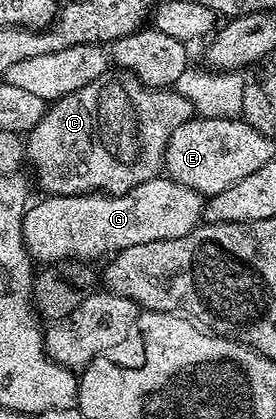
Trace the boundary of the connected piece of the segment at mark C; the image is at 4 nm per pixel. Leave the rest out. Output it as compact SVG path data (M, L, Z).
M110 68L107 69L105 74L96 76L96 80L92 80L92 84L84 84L84 88L80 88L68 96L49 103L46 115L42 117L40 124L36 124L36 128L29 131L28 137L25 139L26 157L29 165L34 165L34 170L38 173L38 182L46 189L45 193L47 195L92 194L95 192L101 192L103 194L126 194L129 190L135 190L140 184L159 177L160 171L163 169L166 161L166 145L168 144L168 140L176 132L176 128L180 128L180 124L184 124L189 118L195 117L195 114L194 105L183 94L179 94L177 89L167 88L165 90L155 90L152 86L145 86L135 74L130 74L126 70Z

